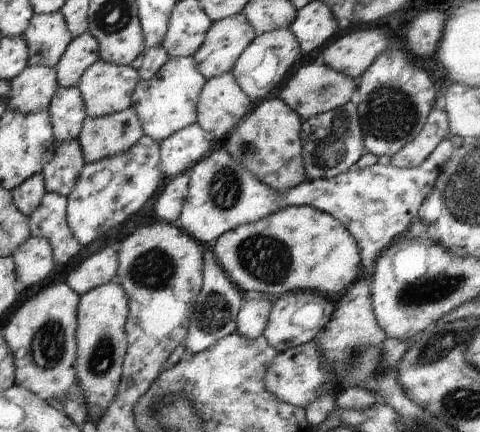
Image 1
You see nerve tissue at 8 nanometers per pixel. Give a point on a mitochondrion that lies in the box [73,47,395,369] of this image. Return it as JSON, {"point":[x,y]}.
{"point":[270,261]}

